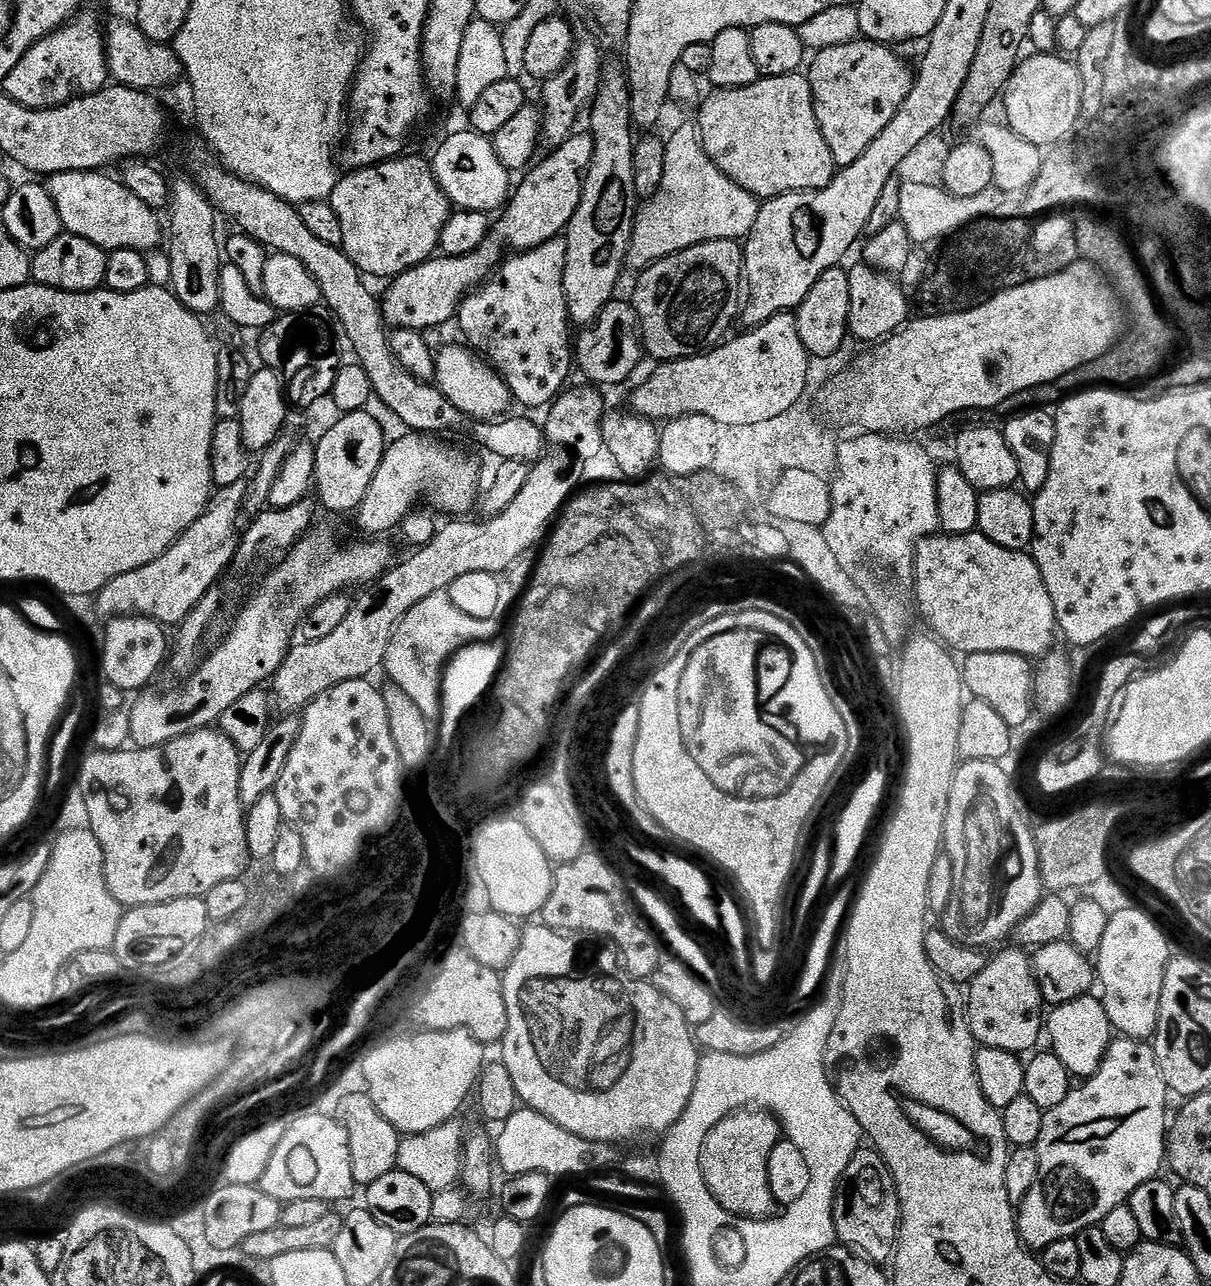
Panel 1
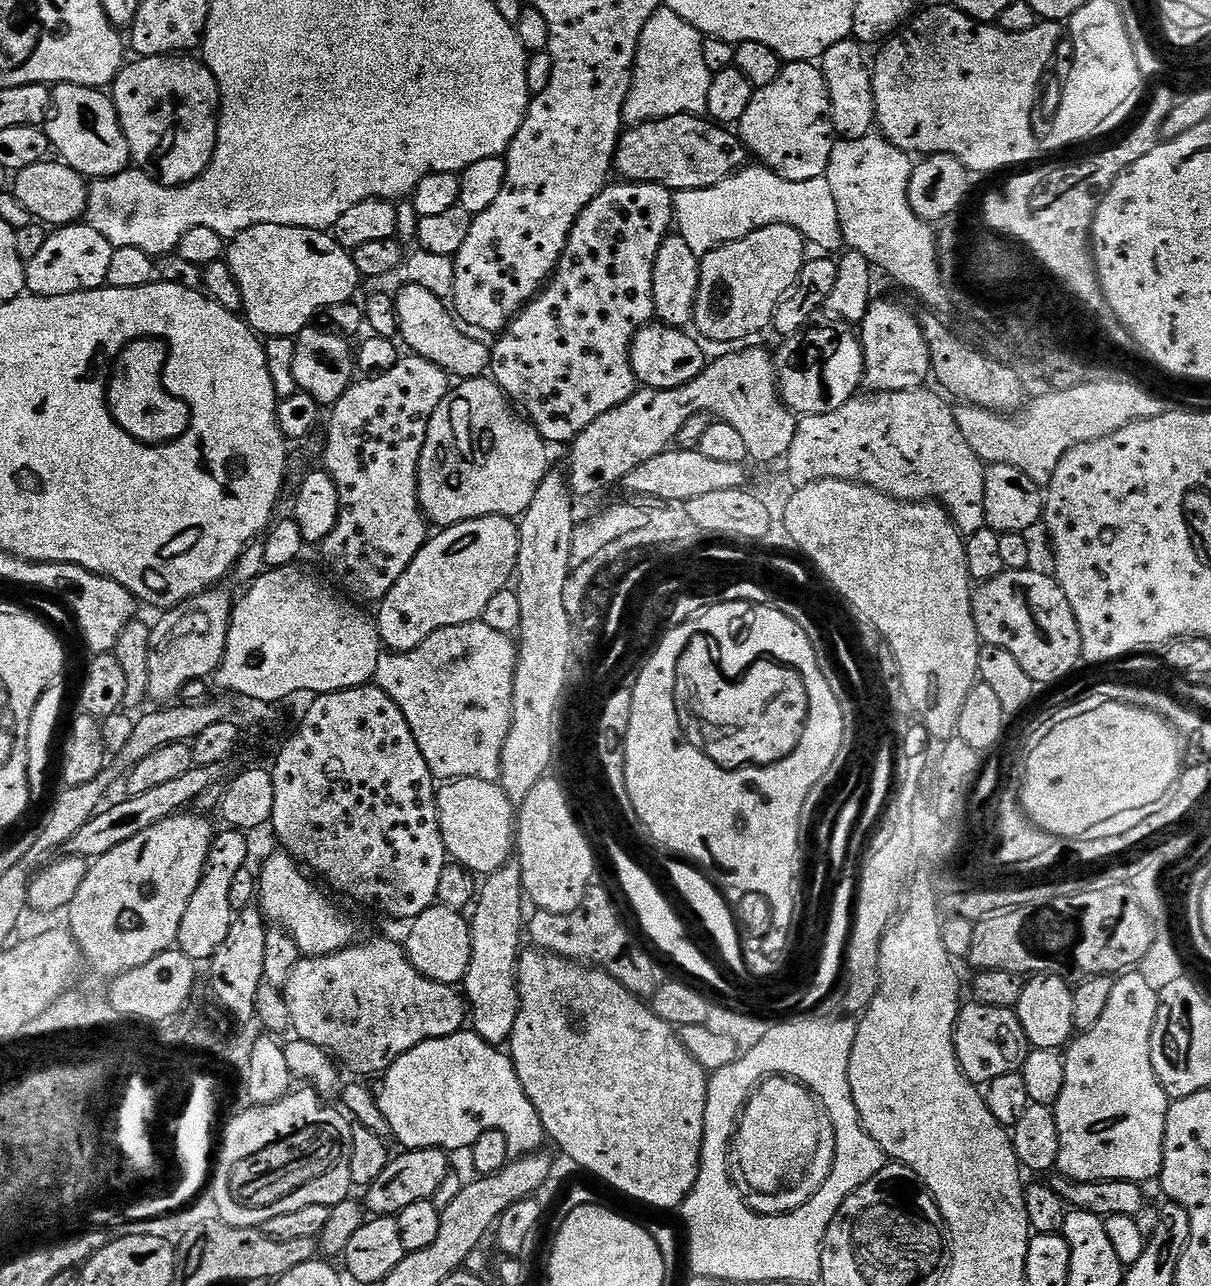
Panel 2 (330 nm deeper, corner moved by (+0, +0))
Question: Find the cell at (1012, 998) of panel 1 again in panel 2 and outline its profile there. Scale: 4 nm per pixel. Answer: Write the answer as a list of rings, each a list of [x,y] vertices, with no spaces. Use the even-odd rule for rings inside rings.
[[[971,1003],[961,1007],[960,1017],[956,1019],[956,1057],[968,1080],[977,1086],[987,1086],[994,1078],[1002,1078],[1002,1074],[1019,1072],[1030,1045],[1013,1009]]]

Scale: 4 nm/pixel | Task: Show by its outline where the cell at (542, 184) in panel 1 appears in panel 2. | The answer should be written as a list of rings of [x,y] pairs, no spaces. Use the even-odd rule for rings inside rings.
[[[671,116],[621,131],[614,172],[621,181],[661,184],[673,193],[714,186],[745,167],[750,153],[739,135],[704,116]]]

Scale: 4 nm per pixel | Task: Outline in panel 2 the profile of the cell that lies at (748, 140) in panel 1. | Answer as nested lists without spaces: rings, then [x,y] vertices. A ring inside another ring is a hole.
[[[788,62],[781,67],[778,78],[774,78],[774,82],[770,82],[770,86],[762,86],[755,89],[750,98],[750,106],[746,106],[746,114],[742,114],[738,125],[738,135],[744,147],[748,149],[753,157],[757,156],[759,163],[765,168],[769,168],[774,174],[778,174],[782,178],[786,178],[790,182],[806,182],[810,178],[818,178],[825,175],[830,162],[830,150],[834,143],[834,129],[832,126],[832,111],[830,110],[830,94],[828,87],[824,81],[824,76],[821,74],[819,67],[812,62]]]

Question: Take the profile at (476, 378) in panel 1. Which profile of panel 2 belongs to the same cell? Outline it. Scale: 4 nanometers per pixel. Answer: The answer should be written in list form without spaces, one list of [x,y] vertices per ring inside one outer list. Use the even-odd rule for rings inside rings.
[[[409,282],[404,286],[400,293],[395,293],[394,299],[400,323],[398,336],[401,341],[404,339],[408,343],[407,351],[421,356],[423,360],[434,362],[443,372],[448,373],[449,377],[460,380],[475,380],[483,377],[490,368],[489,345],[475,340],[480,338],[465,331],[443,299],[436,297],[422,286]]]

